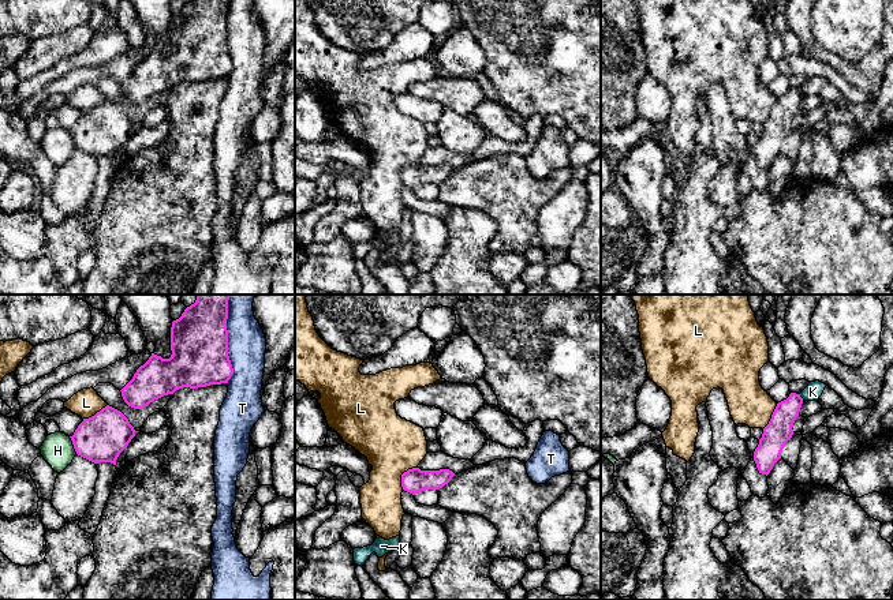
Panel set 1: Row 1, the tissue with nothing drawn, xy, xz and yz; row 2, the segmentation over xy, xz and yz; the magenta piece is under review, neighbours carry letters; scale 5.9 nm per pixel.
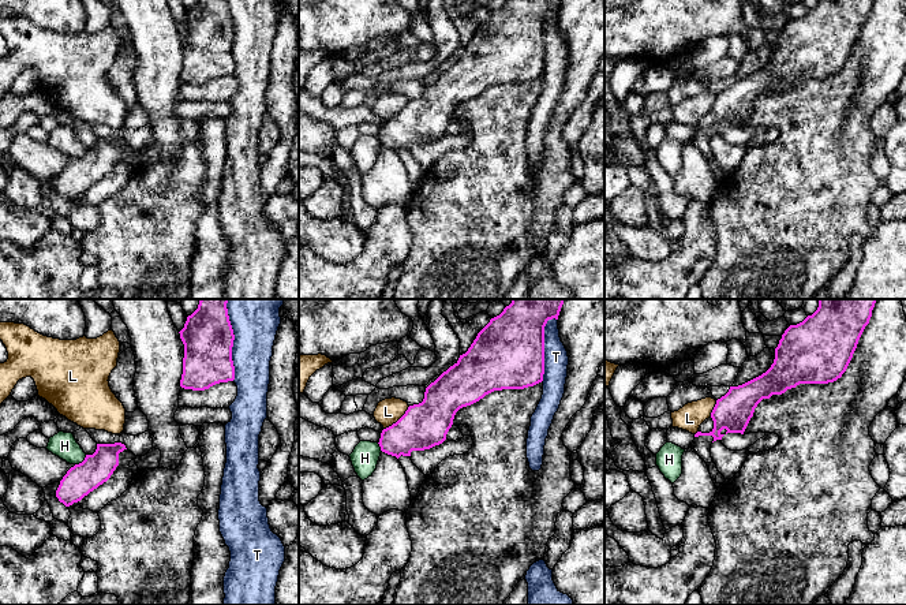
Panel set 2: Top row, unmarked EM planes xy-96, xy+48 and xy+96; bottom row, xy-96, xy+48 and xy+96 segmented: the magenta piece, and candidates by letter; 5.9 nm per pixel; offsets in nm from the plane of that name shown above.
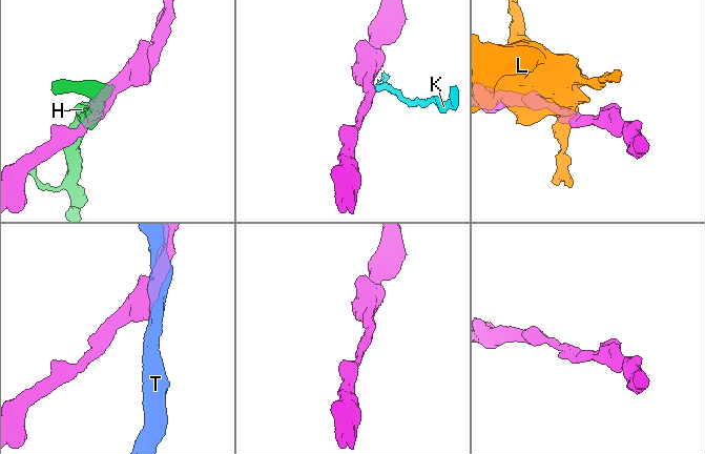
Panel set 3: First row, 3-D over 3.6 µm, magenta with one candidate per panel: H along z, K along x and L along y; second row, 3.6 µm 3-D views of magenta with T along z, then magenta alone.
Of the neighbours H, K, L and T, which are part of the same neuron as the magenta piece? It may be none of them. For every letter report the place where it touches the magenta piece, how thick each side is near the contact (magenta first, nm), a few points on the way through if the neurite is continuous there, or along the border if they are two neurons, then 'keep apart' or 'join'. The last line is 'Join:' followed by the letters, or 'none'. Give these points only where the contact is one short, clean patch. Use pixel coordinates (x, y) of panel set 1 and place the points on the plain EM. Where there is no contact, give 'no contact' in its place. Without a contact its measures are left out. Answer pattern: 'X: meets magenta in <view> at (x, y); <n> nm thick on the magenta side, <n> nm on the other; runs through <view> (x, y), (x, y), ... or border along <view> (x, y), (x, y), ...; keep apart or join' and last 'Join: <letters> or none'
H: meets magenta in xy at (73, 138); 280 nm thick on the magenta side, 190 nm on the other; border along xy (68, 131), (77, 147); keep apart
K: meets magenta in yz at (800, 92); 160 nm thick on the magenta side, 100 nm on the other; border along yz (799, 89), (803, 94); keep apart
L: meets magenta in xz at (402, 169); 150 nm thick on the magenta side, 340 nm on the other; border along xz (417, 161), (408, 162), (402, 169), (402, 183); keep apart
T: meets magenta in xy at (227, 40); 340 nm thick on the magenta side, 220 nm on the other; keep apart
Join: none

